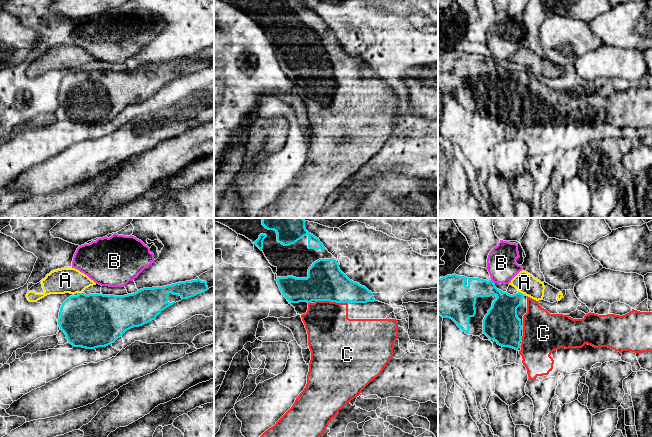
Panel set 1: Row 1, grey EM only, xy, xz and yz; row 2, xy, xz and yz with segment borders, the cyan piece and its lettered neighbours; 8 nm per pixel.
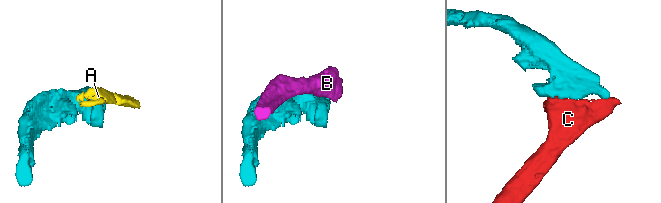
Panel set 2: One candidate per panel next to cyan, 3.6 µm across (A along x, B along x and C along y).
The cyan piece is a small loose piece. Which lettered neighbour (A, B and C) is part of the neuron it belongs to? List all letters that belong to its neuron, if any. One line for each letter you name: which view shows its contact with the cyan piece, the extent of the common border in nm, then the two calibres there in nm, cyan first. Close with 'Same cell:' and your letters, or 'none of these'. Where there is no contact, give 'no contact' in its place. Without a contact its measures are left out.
C: contact in xz; length 260 nm; calibres 300 and 360 nm
Same cell: C

